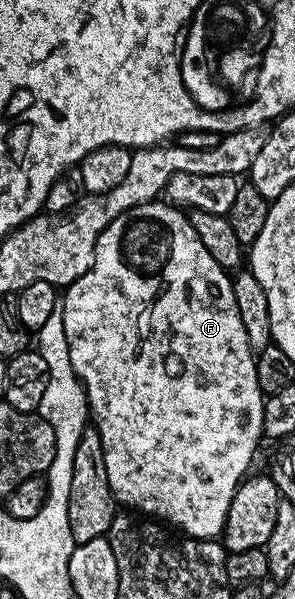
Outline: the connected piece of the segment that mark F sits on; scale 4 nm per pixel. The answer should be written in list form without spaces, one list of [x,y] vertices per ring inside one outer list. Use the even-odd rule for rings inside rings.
[[[152,201],[137,205],[121,213],[121,217],[109,221],[109,225],[95,242],[93,265],[77,281],[70,283],[61,295],[65,337],[69,341],[69,361],[73,361],[73,369],[83,382],[89,415],[101,437],[105,473],[109,477],[109,489],[115,495],[116,504],[123,506],[124,503],[127,506],[124,508],[132,512],[154,517],[172,528],[180,527],[175,529],[193,539],[215,539],[222,536],[229,505],[233,501],[236,489],[252,470],[251,458],[259,447],[259,439],[264,438],[265,396],[257,381],[256,352],[250,347],[249,338],[241,323],[241,315],[238,313],[237,302],[234,301],[232,280],[225,268],[217,265],[213,257],[209,257],[209,249],[201,245],[201,237],[197,237],[190,218],[180,208],[167,201]]]

